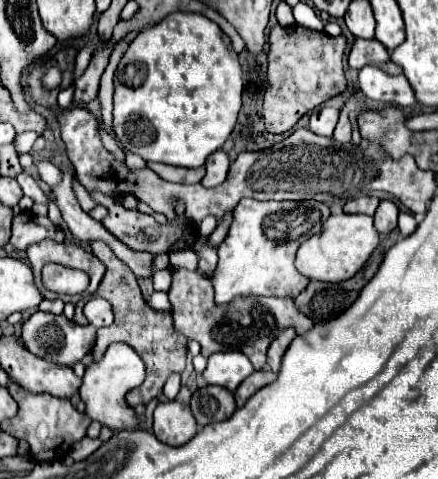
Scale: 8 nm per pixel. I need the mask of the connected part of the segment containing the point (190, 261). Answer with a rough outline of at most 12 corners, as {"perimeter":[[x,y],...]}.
{"perimeter":[[174,250],[172,268],[196,270],[198,256],[194,250]]}

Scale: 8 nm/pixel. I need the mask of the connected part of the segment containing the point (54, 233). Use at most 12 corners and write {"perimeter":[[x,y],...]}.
{"perimeter":[[22,212],[12,220],[10,244],[26,250],[52,238],[64,242],[64,232],[50,218]]}

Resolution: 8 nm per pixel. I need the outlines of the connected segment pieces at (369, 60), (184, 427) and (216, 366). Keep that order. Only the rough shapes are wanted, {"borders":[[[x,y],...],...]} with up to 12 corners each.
{"borders":[[[354,40],[348,64],[356,70],[388,62],[378,40]],[[172,400],[154,410],[154,436],[182,446],[196,434],[188,406]],[[216,352],[202,376],[234,392],[254,366],[244,354]]]}

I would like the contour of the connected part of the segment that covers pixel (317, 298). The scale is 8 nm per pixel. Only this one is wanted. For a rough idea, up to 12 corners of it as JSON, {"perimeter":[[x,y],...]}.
{"perimeter":[[384,250],[340,284],[310,282],[294,300],[314,322],[340,316],[376,274]]}

